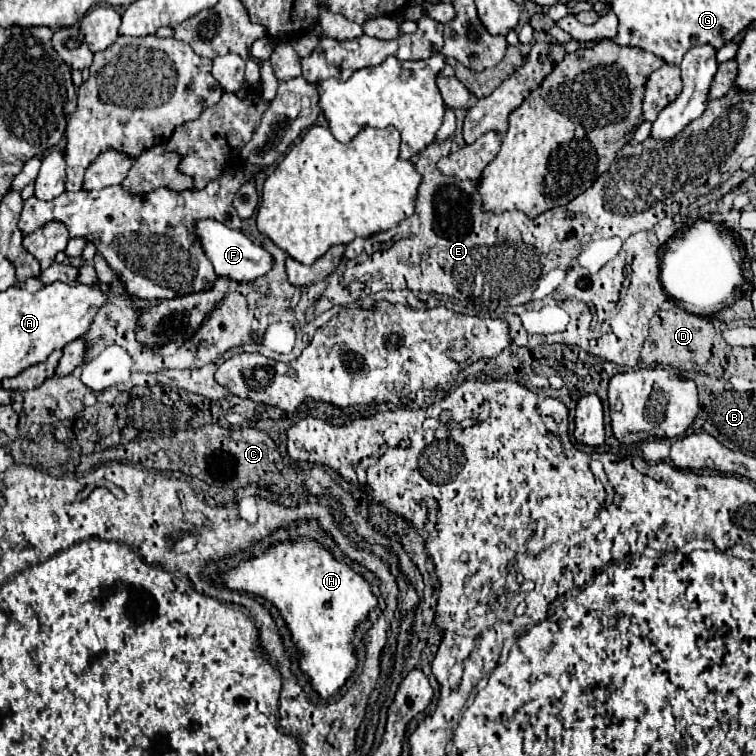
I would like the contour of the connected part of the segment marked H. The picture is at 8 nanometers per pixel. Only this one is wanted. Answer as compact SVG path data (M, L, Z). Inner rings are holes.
M309 539L277 543L261 557L241 561L229 573L215 577L215 581L235 591L261 595L281 611L303 655L299 667L309 675L313 689L323 699L345 685L357 667L351 645L353 629L377 607L377 597L363 577L353 573L343 561L337 561L321 543Z

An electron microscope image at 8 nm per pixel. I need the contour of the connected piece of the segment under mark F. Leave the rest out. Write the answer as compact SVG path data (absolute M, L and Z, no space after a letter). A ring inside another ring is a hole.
M205 219L205 221L199 221L195 225L195 233L201 239L203 249L209 255L209 259L213 261L215 273L219 277L229 277L231 281L237 281L237 283L251 283L257 277L263 277L263 275L267 275L273 269L273 257L269 255L269 251L263 249L261 245L253 243L241 231L229 229L223 223L219 223L219 221Z

